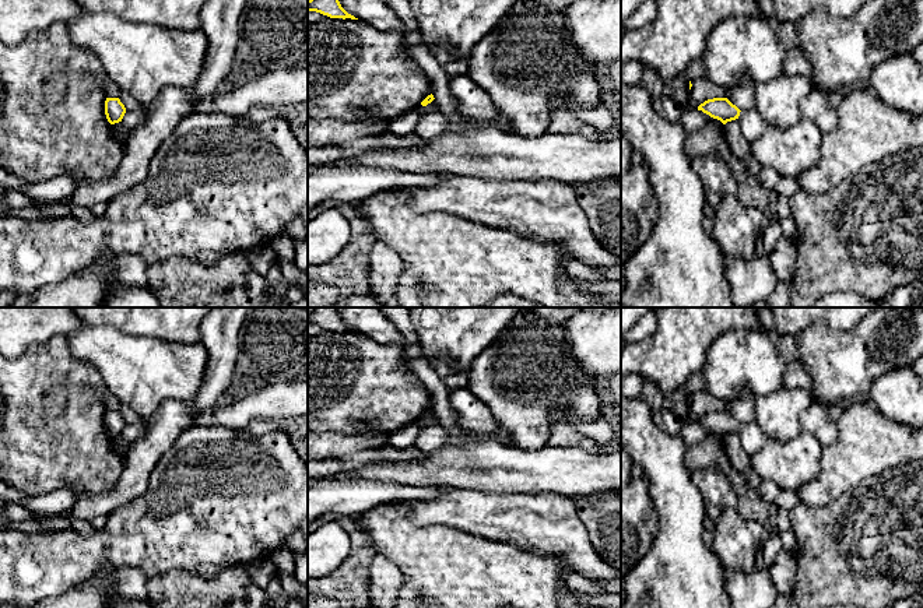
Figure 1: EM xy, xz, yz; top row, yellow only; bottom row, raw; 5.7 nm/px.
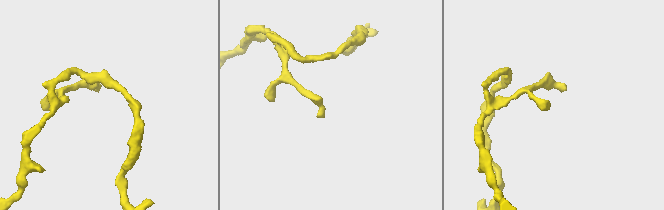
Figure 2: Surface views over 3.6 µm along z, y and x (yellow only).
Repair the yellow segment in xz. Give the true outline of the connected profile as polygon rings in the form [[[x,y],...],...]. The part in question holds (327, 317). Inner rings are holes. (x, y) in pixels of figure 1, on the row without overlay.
[[[313,307],[313,310],[308,313],[308,324],[316,324],[330,331],[358,333],[341,320],[338,307]]]

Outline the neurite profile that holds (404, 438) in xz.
[[[417,422],[408,424],[404,428],[389,433],[387,436],[389,444],[396,449],[414,447],[418,430],[420,425]]]

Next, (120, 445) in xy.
[[[122,435],[112,437],[112,444],[115,451],[122,457],[123,463],[130,449],[130,442],[127,442]]]

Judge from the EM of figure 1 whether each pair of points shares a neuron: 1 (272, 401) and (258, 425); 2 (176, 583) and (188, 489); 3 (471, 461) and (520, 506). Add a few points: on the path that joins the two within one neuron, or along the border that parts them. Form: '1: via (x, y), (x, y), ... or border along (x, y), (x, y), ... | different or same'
1: border along (285, 424), (252, 420), (245, 428) | different
2: border along (210, 577), (185, 570), (165, 570), (148, 579) | different
3: border along (473, 489), (537, 495) | different

